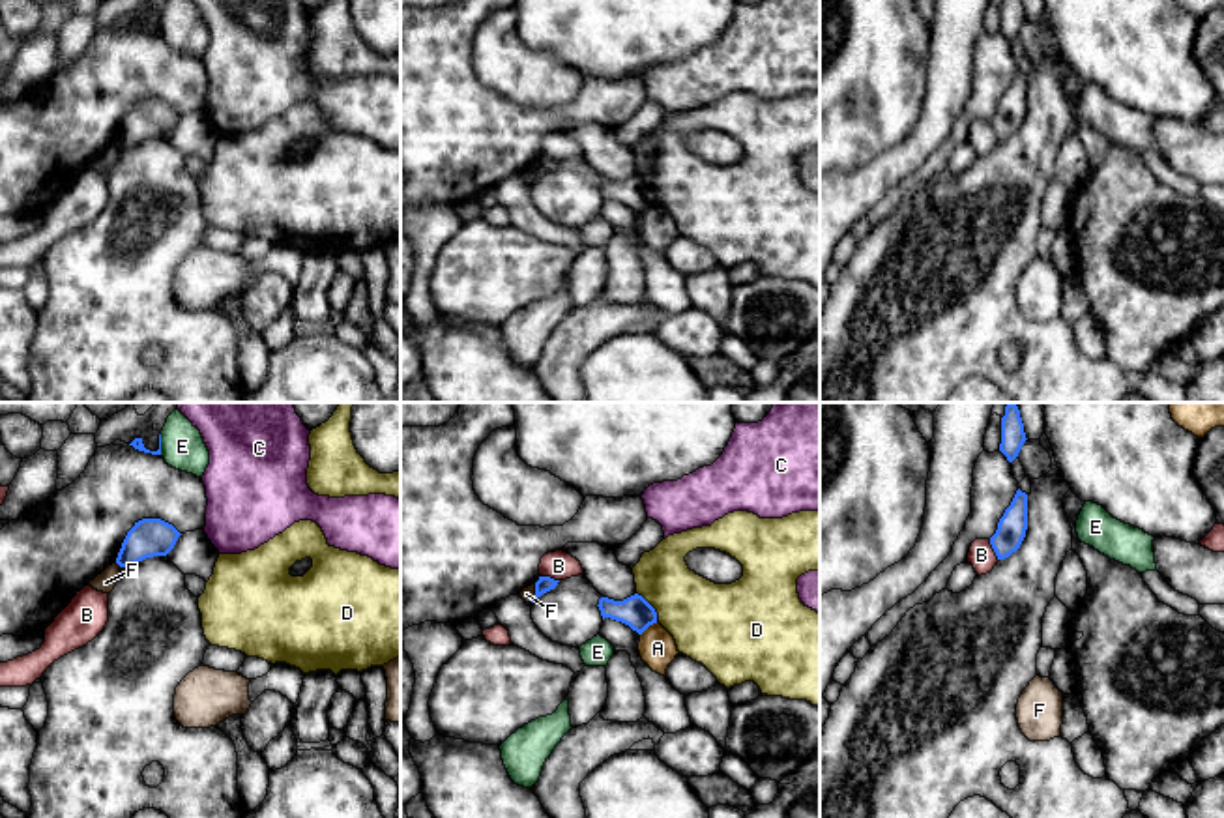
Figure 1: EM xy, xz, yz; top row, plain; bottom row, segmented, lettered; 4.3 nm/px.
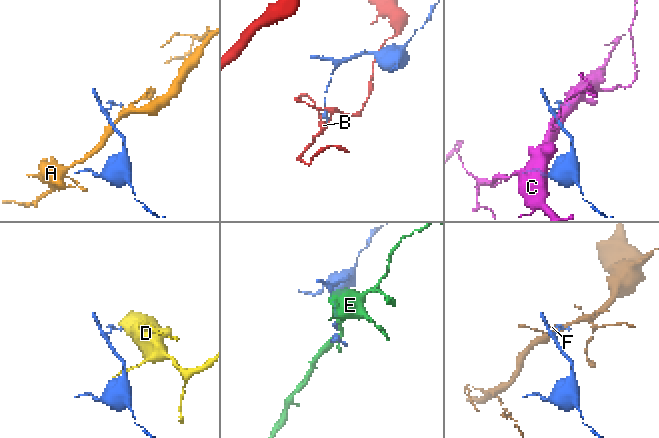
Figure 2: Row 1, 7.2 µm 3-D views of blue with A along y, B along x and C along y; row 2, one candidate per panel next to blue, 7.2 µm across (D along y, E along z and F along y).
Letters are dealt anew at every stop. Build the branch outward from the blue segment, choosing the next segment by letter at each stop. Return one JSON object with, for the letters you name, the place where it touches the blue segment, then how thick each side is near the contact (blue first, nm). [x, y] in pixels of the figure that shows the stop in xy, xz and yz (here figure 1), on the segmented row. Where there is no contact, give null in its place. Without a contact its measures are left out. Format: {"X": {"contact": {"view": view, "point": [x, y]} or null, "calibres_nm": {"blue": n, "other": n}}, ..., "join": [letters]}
{"join": []}

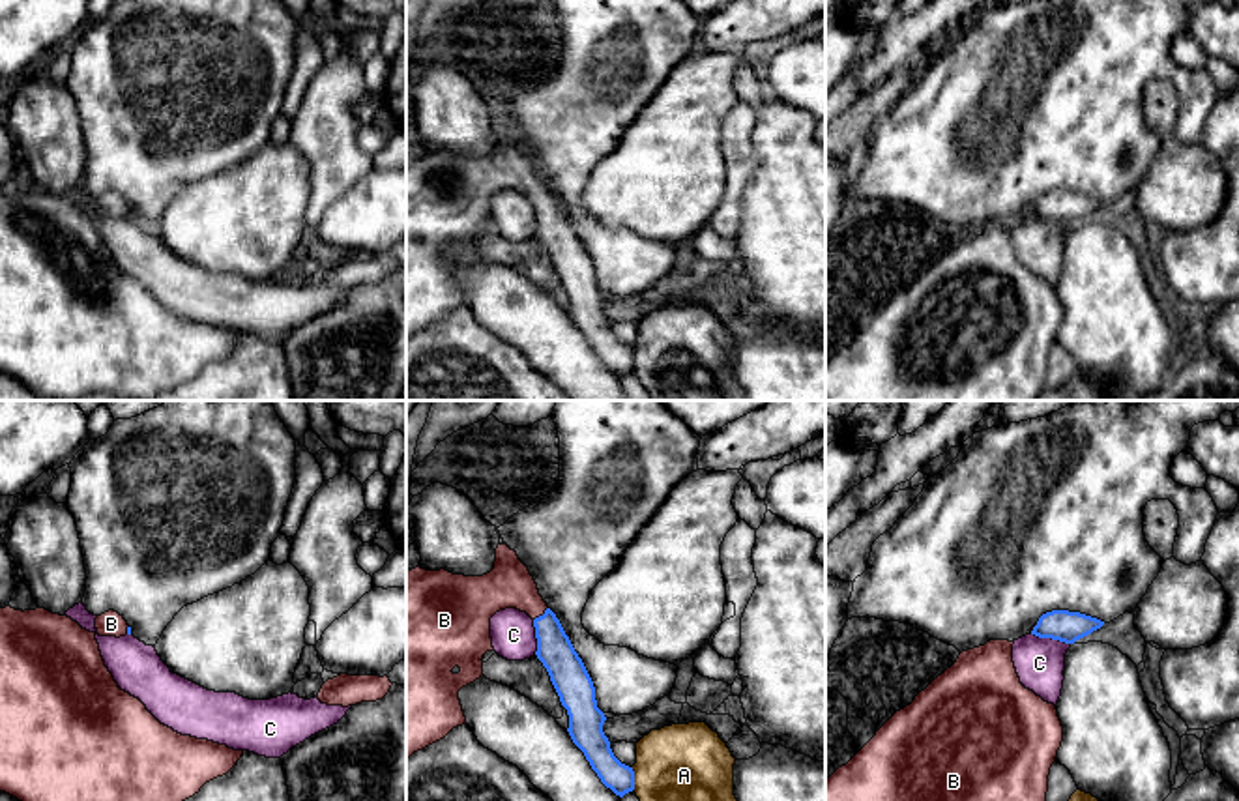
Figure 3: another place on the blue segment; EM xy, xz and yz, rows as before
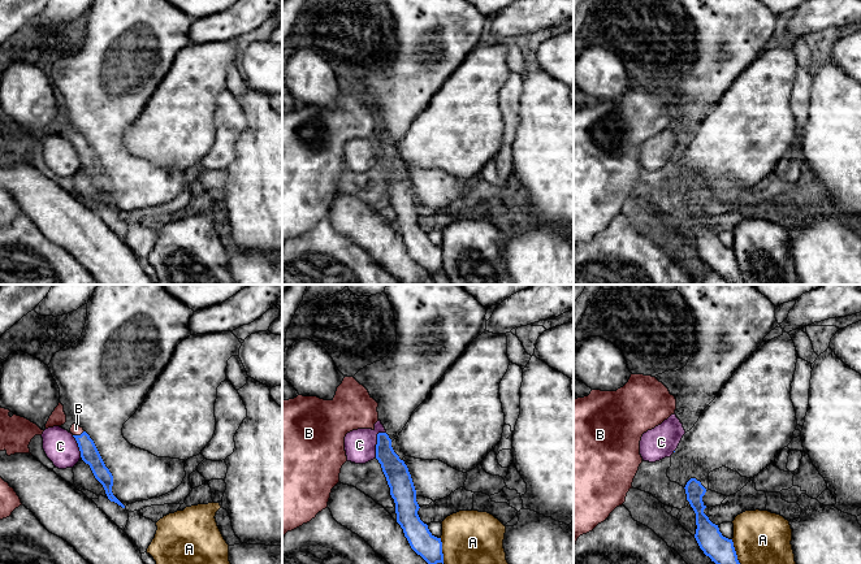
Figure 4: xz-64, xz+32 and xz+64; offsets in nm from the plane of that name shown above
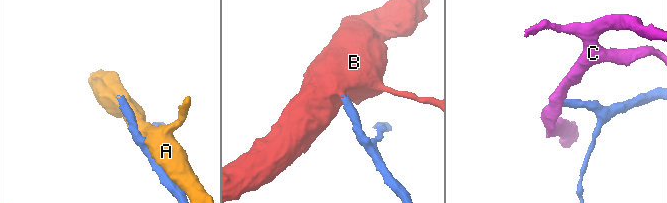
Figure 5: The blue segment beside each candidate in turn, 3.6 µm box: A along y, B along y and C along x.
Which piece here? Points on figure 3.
{"B": {"contact": {"view": "xz", "point": [543, 614]}, "calibres_nm": {"blue": 160, "other": 200}}, "join": ["B"]}

